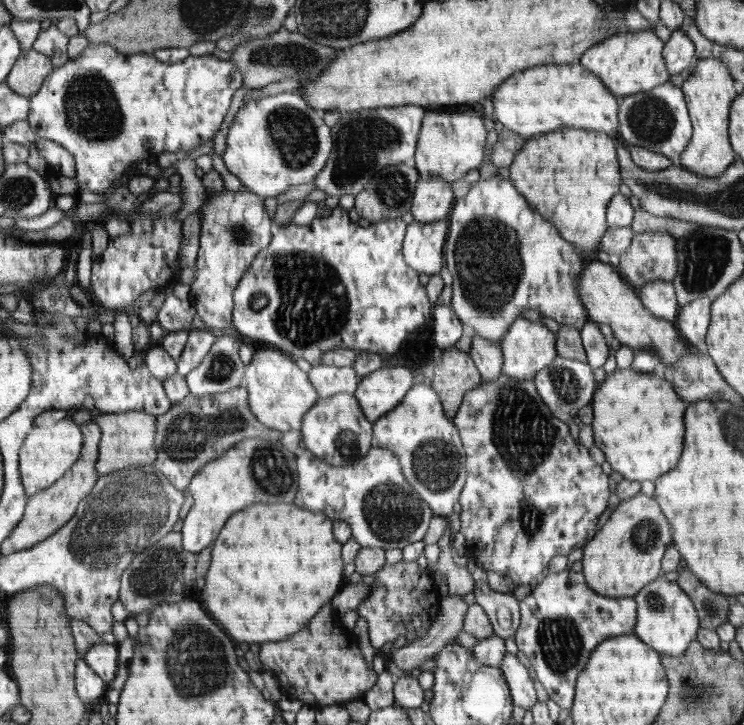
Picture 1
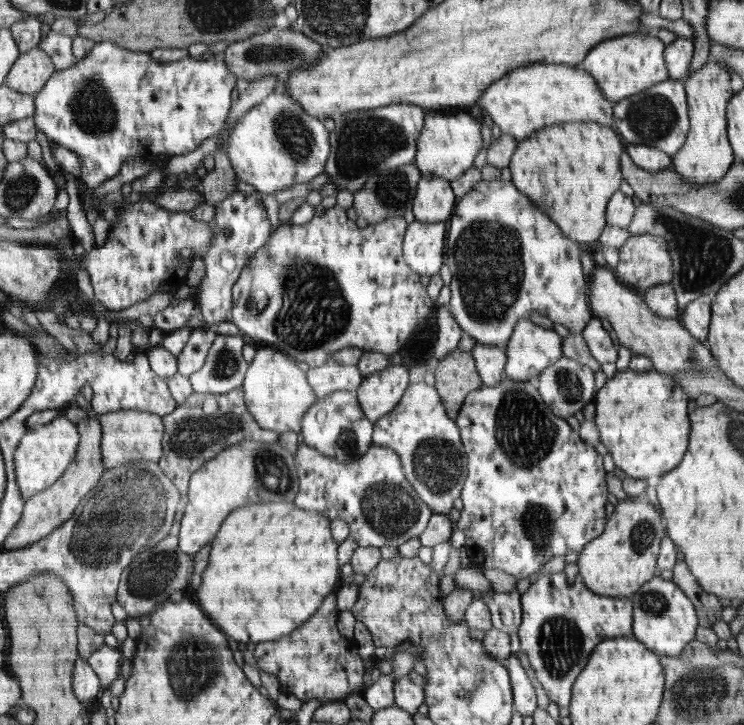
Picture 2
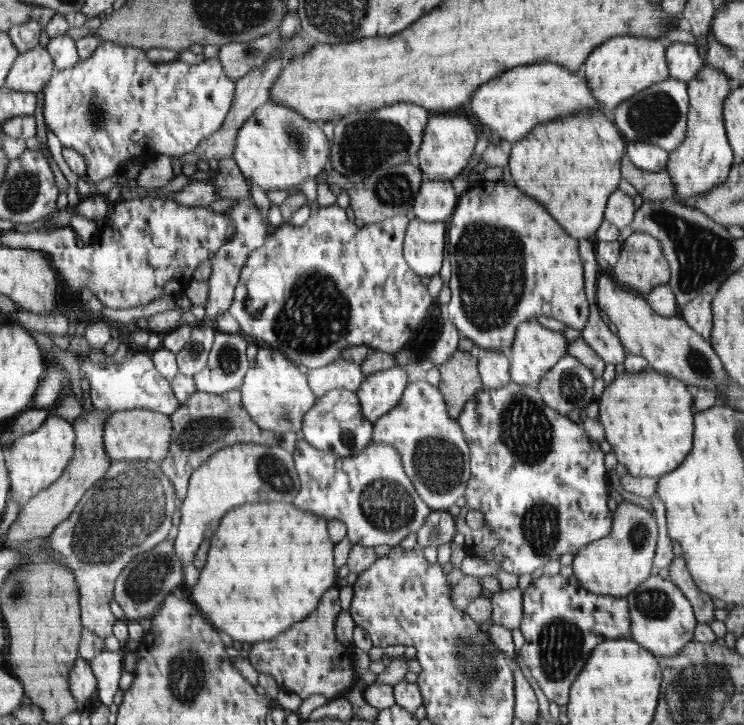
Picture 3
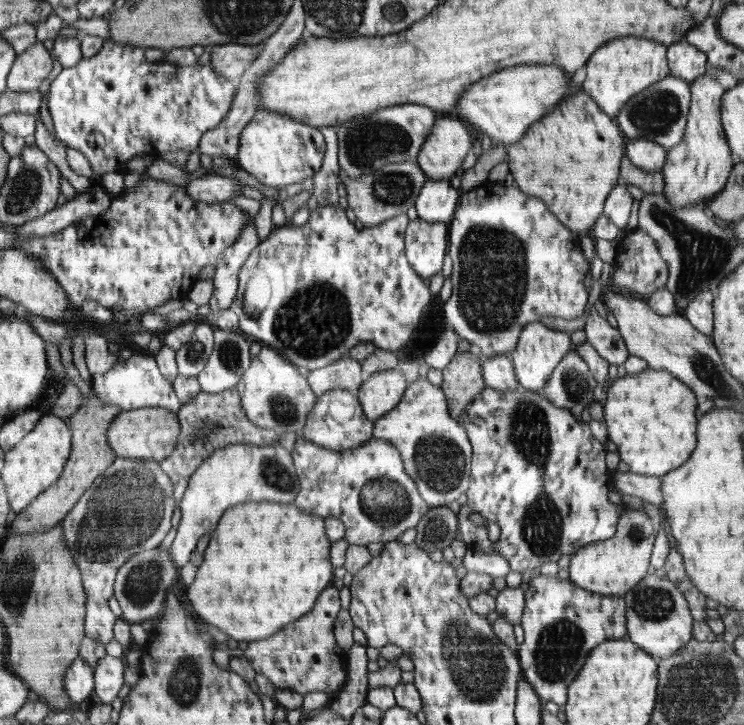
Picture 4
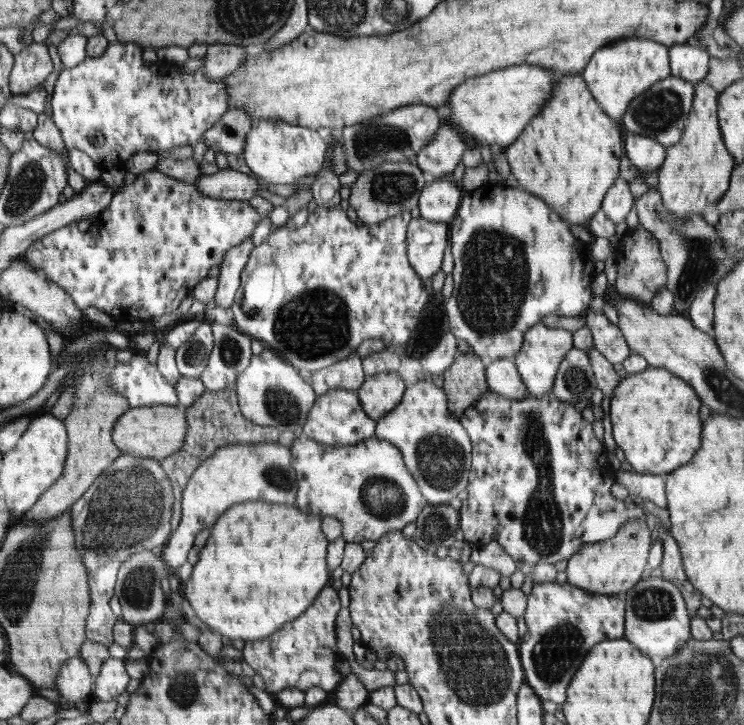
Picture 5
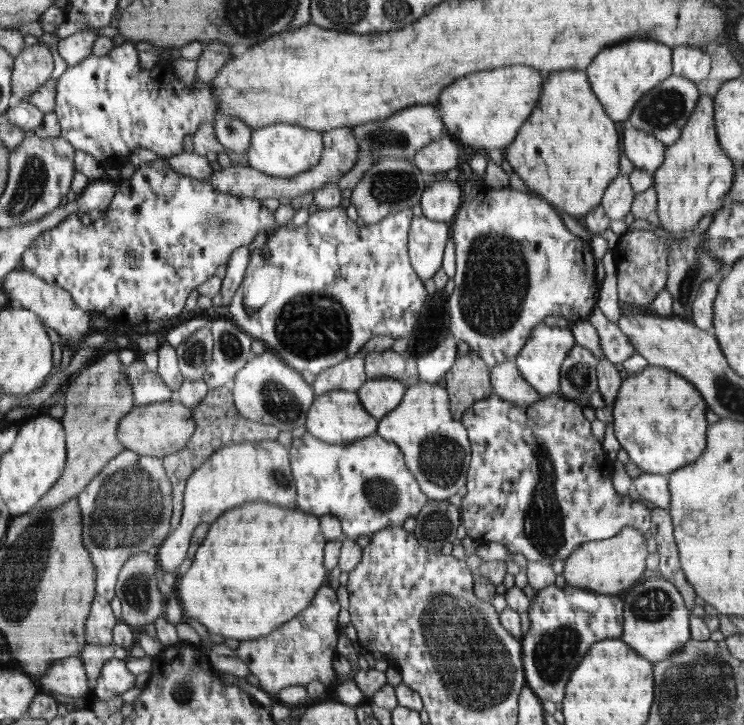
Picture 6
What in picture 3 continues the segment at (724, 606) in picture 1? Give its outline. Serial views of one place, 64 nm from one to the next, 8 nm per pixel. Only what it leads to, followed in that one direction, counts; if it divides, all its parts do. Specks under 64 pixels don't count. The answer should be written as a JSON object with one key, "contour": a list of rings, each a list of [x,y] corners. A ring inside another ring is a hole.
{"contour":[[[674,557],[672,563],[670,563],[669,571],[670,581],[679,588],[684,597],[690,602],[690,605],[692,605],[697,623],[709,625],[714,622],[715,617],[713,613],[716,608],[712,603],[712,598],[696,587],[684,557]]]}

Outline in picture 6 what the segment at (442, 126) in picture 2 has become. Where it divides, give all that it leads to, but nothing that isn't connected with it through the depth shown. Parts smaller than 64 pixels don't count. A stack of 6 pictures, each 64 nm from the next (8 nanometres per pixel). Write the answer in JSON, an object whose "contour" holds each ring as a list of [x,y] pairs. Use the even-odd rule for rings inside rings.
{"contour":[[[446,132],[438,141],[424,146],[414,155],[414,164],[423,173],[450,174],[450,168],[458,164],[460,146]]]}

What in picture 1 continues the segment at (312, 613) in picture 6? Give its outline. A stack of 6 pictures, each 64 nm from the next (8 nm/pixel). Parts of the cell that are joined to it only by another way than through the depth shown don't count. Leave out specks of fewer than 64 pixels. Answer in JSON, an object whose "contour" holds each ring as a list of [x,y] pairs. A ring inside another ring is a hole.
{"contour":[[[330,602],[304,629],[278,642],[263,642],[260,646],[260,662],[264,669],[271,670],[278,678],[281,694],[292,699],[300,699],[308,706],[332,706],[345,704],[354,699],[363,698],[377,684],[378,674],[366,664],[366,650],[362,650],[362,638],[342,625],[342,615],[333,610]]]}

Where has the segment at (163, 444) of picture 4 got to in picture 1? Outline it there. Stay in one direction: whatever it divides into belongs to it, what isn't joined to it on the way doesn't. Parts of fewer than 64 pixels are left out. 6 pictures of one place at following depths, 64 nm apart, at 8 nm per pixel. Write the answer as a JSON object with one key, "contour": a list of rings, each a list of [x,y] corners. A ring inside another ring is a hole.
{"contour":[[[142,411],[103,414],[94,418],[101,427],[100,460],[97,461],[98,476],[107,476],[116,470],[150,464],[156,460],[157,418]]]}

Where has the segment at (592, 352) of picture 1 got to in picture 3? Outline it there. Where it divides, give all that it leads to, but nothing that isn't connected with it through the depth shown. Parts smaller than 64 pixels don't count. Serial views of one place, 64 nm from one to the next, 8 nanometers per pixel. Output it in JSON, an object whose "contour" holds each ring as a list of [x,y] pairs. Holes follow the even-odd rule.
{"contour":[[[578,239],[582,242],[582,266],[584,269],[584,287],[589,304],[589,316],[581,331],[581,337],[588,343],[596,354],[608,364],[620,364],[628,355],[620,337],[616,335],[614,328],[602,321],[600,309],[596,305],[596,280],[600,272],[595,257],[594,241]]]}

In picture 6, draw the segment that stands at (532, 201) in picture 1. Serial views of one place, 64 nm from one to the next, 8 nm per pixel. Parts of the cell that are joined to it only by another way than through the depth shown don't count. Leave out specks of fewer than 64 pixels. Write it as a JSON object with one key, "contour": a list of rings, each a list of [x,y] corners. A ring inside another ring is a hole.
{"contour":[[[586,71],[545,74],[545,92],[517,139],[505,149],[505,159],[532,192],[580,221],[601,204],[606,187],[621,173],[620,132],[594,95]]]}

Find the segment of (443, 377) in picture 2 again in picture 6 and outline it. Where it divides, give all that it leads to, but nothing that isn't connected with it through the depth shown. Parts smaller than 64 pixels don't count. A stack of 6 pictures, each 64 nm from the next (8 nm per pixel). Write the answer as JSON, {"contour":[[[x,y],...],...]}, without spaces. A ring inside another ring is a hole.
{"contour":[[[470,350],[467,355],[458,356],[452,368],[446,372],[445,390],[449,393],[450,406],[455,419],[460,420],[470,406],[491,397],[493,384],[490,384],[490,366],[486,366],[484,361],[485,359]]]}

